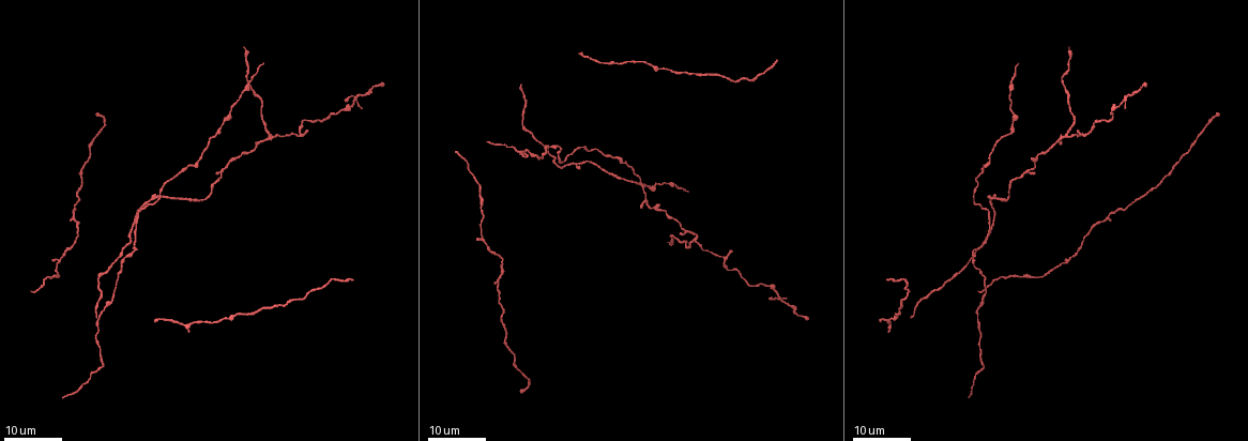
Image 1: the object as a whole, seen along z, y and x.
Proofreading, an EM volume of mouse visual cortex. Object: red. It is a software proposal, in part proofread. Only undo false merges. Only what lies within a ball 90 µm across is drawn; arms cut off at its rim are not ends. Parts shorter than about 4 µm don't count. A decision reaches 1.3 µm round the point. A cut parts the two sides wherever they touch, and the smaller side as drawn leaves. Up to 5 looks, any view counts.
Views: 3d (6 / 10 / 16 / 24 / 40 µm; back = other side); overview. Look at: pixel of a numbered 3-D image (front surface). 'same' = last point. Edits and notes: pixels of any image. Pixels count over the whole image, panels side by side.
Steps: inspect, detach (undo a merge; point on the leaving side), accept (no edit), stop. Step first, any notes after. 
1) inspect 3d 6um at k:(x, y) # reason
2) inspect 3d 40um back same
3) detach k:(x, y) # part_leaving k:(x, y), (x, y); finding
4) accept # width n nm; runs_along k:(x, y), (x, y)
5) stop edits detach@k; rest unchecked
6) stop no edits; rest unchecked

inspect 3d 16um at 1:(133, 229) # looks like a crossing

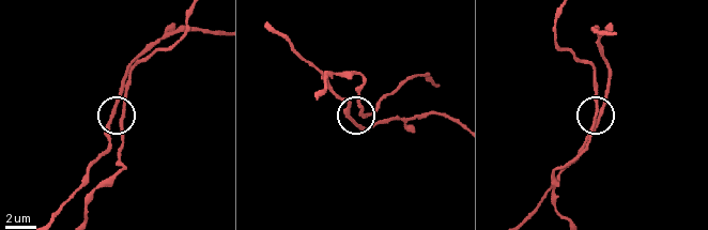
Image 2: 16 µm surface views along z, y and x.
inspect 3d 6um at 2:(353, 121)

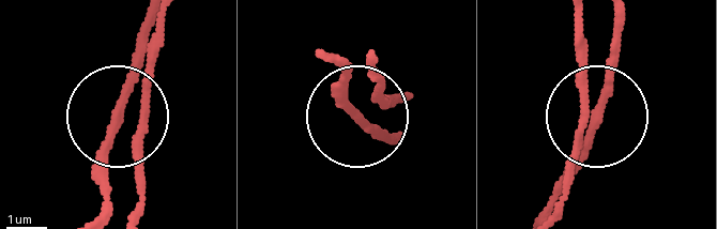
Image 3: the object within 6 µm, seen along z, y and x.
accept # runs_along 3:(94, 216), (104, 144), (145, 21); continuous, no second neuron

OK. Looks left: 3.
inspect 3d 24um at 1:(118, 256)

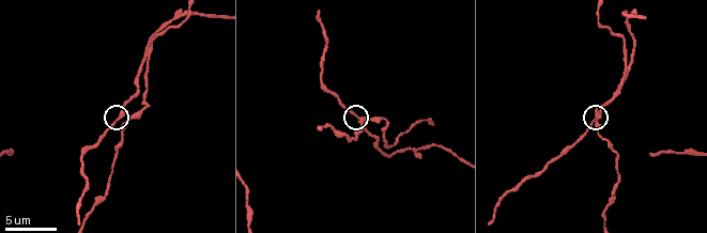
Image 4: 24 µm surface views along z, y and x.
inspect 3d 10um at 4:(119, 115) # closer look

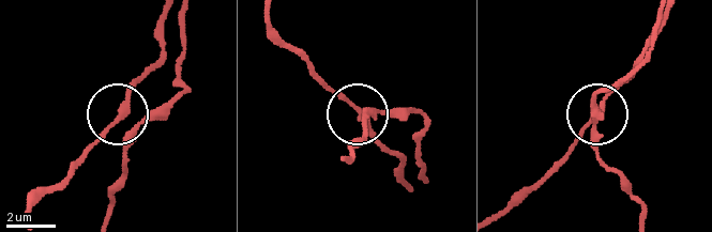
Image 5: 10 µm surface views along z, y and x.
accept # one neuron here

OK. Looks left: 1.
stop no edits; rest unchecked

